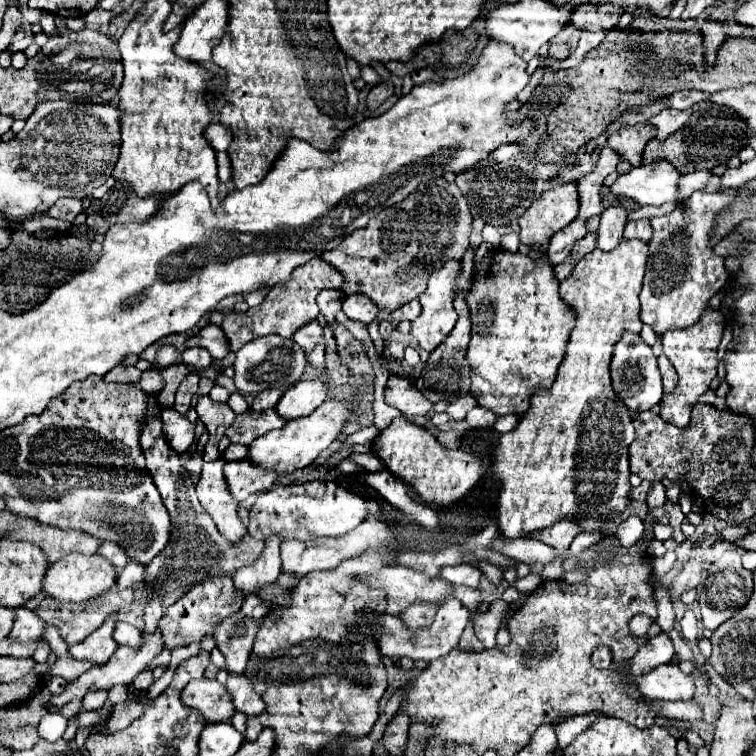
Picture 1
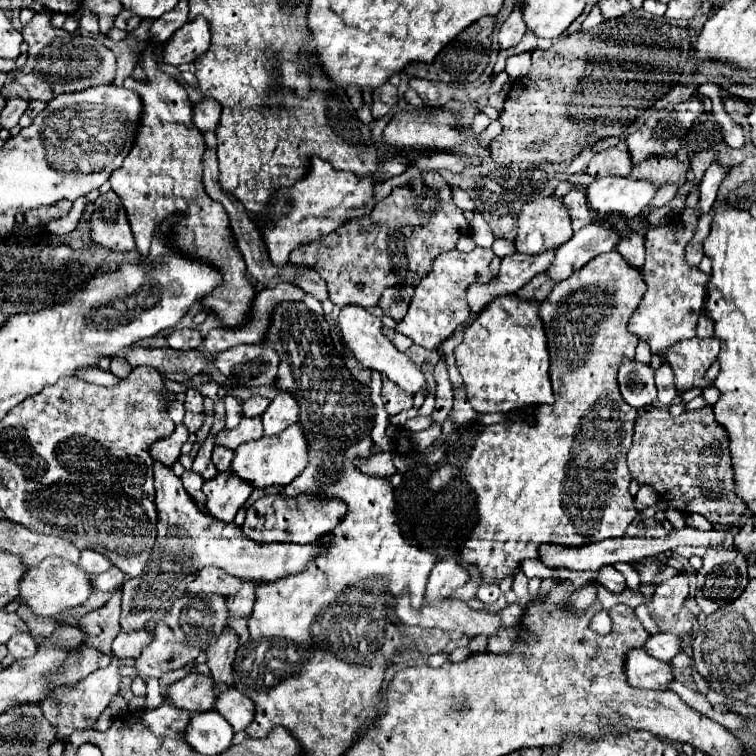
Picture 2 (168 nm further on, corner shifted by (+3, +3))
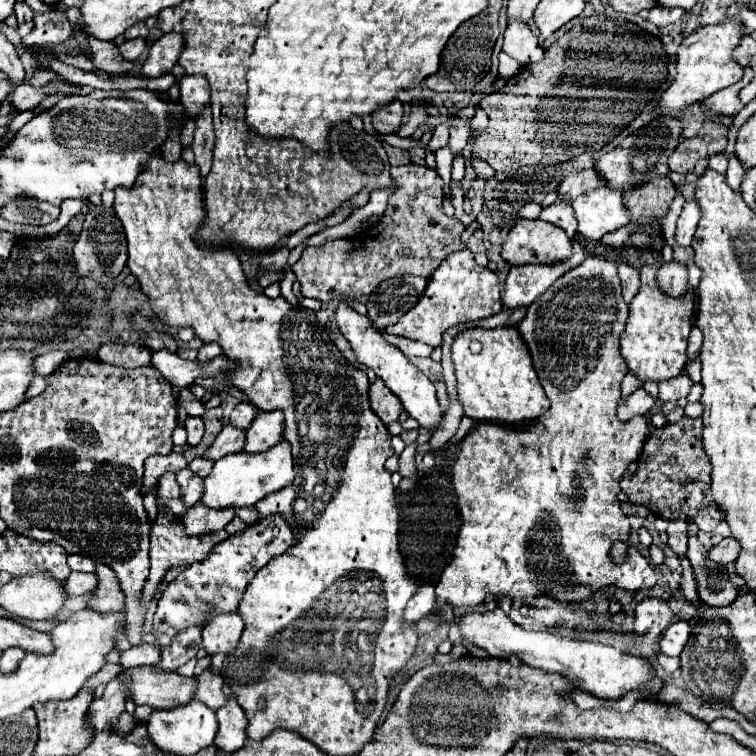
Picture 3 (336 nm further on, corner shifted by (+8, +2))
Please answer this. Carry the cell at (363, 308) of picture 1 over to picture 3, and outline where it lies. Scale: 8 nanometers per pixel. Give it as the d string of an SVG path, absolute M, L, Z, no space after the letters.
M340 301L338 307L334 309L334 319L336 319L336 325L340 329L340 333L348 339L348 343L352 345L358 361L362 365L366 365L368 369L374 369L374 373L386 383L386 387L402 401L402 407L404 411L414 417L420 427L424 429L430 429L430 431L436 431L440 429L440 423L442 423L442 411L440 411L440 405L438 405L438 399L436 399L436 389L434 389L434 383L424 375L420 373L408 359L406 355L388 345L384 341L384 337L372 327L372 323L368 321L368 317L356 313L348 303Z

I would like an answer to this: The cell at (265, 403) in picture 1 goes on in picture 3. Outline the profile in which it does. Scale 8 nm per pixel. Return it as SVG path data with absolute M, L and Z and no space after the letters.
M238 403L230 415L230 423L236 427L236 429L248 429L250 423L254 421L254 417L258 415L258 409L252 405L252 403Z

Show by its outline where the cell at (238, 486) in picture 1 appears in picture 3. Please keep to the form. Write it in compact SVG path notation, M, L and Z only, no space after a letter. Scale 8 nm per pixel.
M196 503L186 517L182 519L184 523L184 531L186 535L206 535L206 533L216 533L220 529L224 529L230 521L234 519L234 509L230 511L212 511L208 507L204 507L202 503Z

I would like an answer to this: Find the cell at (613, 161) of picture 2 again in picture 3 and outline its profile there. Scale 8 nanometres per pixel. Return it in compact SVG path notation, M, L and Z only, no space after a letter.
M586 169L586 171L578 171L578 173L572 173L568 175L560 187L558 187L558 199L560 201L572 201L576 199L578 195L584 195L596 187L600 187L600 177L596 171L592 169Z

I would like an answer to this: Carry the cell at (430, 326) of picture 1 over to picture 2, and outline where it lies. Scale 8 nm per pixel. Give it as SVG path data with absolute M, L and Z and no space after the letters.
M475 248L469 254L463 254L459 250L439 254L433 262L433 270L415 286L409 312L397 324L397 332L409 336L415 344L423 348L437 348L445 338L455 332L455 328L459 328L469 318L465 288L473 282L489 282L493 278L493 274L489 272L489 262L493 260L493 256L495 254L491 248Z

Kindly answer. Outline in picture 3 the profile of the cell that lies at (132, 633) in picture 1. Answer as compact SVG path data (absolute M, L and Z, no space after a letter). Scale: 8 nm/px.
M140 643L136 647L130 647L128 651L122 651L120 665L124 669L138 667L138 665L156 665L160 661L160 649L148 643Z

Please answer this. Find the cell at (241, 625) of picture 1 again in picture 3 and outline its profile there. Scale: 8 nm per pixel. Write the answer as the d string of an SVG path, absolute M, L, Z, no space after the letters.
M208 669L208 671L204 671L202 675L198 675L198 677L196 677L196 685L198 685L198 687L196 687L194 699L206 703L212 711L224 707L224 703L228 701L228 697L222 693L224 679L222 679L216 671Z

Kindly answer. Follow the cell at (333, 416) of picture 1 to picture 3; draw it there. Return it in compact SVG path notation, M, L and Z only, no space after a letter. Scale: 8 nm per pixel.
M280 441L264 453L232 453L214 463L212 473L204 479L204 495L200 503L210 509L254 507L266 495L288 487L294 481L294 475L294 461L286 441Z

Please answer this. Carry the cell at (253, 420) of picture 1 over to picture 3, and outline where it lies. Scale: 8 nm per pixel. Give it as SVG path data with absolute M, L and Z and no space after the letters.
M224 425L224 429L218 433L216 441L208 447L208 451L204 453L204 457L218 461L224 455L236 453L244 447L244 431L232 427L232 425Z

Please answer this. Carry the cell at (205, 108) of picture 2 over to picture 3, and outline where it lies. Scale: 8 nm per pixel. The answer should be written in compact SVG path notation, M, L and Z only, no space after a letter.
M184 75L180 81L180 101L190 113L190 117L196 117L206 105L210 105L210 85L204 75Z

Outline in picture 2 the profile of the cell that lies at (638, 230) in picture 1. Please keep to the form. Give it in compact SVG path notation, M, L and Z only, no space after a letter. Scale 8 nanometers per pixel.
M629 232L627 236L623 236L617 250L635 268L643 266L643 262L645 262L645 246L643 246L643 236L639 232Z

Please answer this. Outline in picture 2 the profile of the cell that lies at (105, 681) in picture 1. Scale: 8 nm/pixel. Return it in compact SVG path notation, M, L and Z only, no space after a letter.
M113 656L111 664L107 668L91 672L87 678L83 678L81 682L77 682L73 686L53 690L49 695L49 700L42 701L39 704L45 718L51 724L57 724L57 734L59 734L61 740L67 740L69 734L77 728L91 728L93 720L109 706L111 696L119 692L119 684L123 680L123 676L119 674L121 666L123 666L123 658Z

